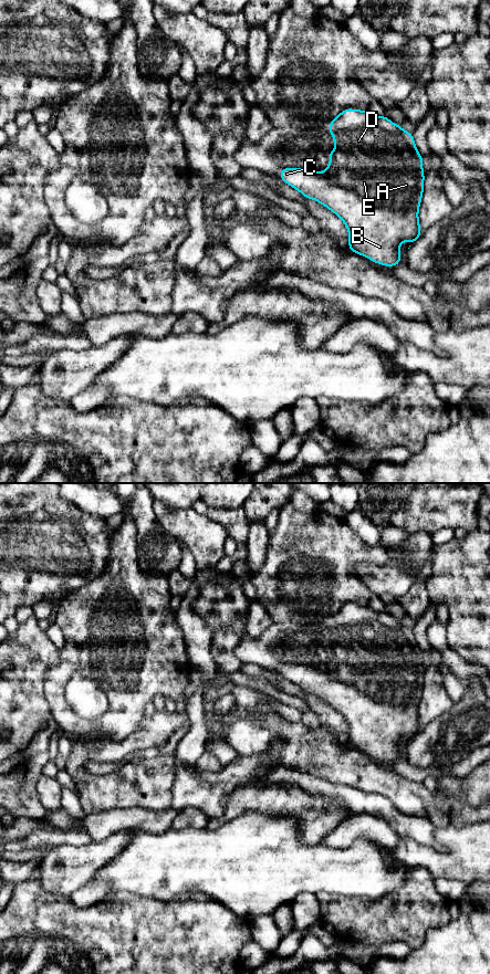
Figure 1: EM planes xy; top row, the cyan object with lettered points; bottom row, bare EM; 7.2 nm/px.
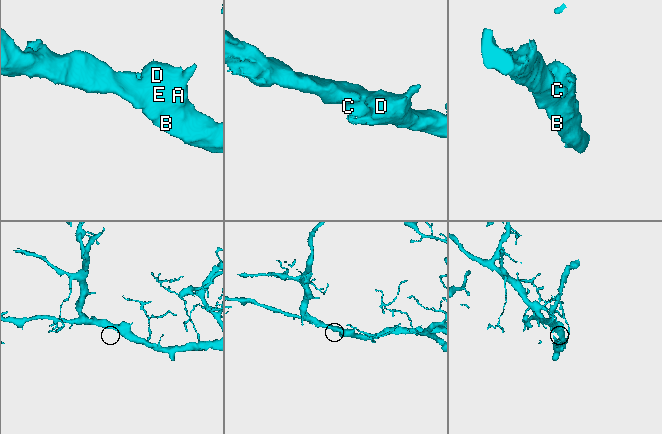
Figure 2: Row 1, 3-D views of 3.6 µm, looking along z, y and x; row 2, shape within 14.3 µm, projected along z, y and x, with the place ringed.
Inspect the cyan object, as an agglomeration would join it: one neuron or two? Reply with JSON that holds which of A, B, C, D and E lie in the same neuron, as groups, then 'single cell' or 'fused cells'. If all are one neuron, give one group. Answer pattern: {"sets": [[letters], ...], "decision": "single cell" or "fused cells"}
{"sets": [["A", "B", "C", "D", "E"]], "decision": "single cell"}

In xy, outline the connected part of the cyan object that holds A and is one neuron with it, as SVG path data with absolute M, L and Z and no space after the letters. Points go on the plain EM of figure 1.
M345 604L341 607L336 614L329 618L329 627L333 631L336 643L330 646L329 651L331 656L323 668L316 668L306 663L282 663L279 667L279 671L286 680L300 687L306 694L314 694L319 699L325 701L329 705L333 706L345 719L348 724L348 744L352 747L366 752L371 756L385 762L395 762L403 758L400 756L400 739L403 736L409 736L411 741L421 730L418 705L424 688L425 670L423 664L423 651L417 646L413 629L404 626L400 620L393 619L387 611L375 611L368 606L358 606L355 604Z

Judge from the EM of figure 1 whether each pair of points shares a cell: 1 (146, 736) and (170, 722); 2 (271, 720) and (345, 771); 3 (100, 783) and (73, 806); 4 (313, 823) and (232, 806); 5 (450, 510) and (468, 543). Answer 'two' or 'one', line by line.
1: one
2: one
3: two
4: one
5: two

